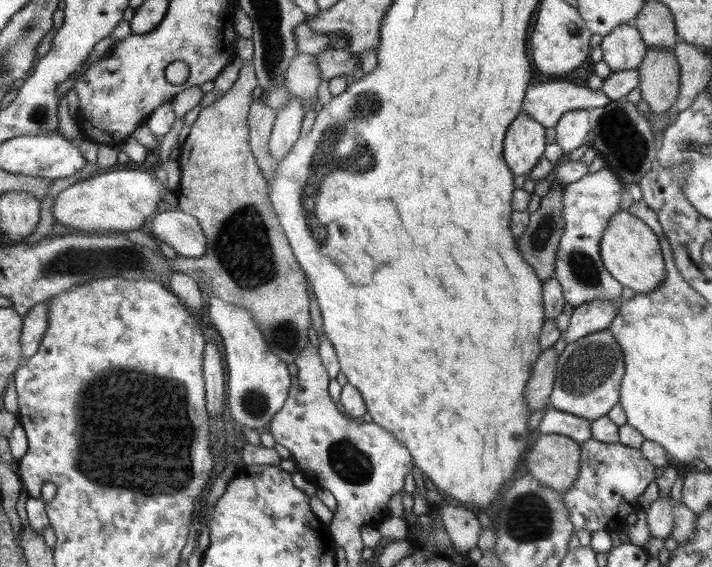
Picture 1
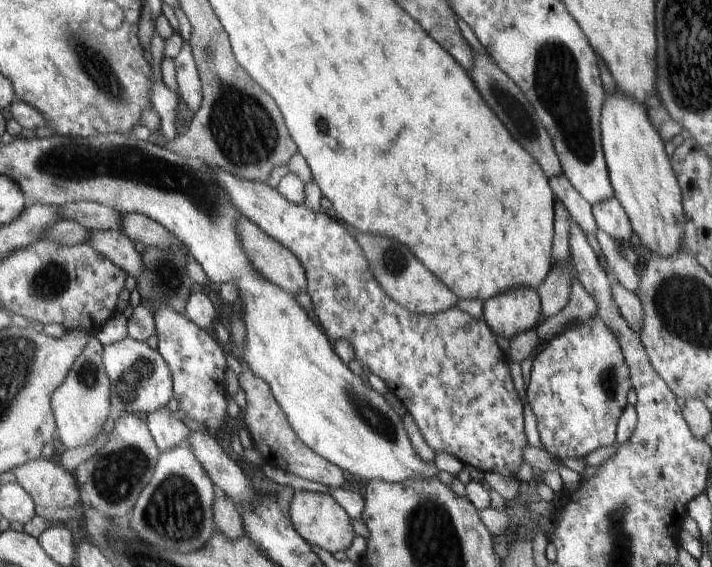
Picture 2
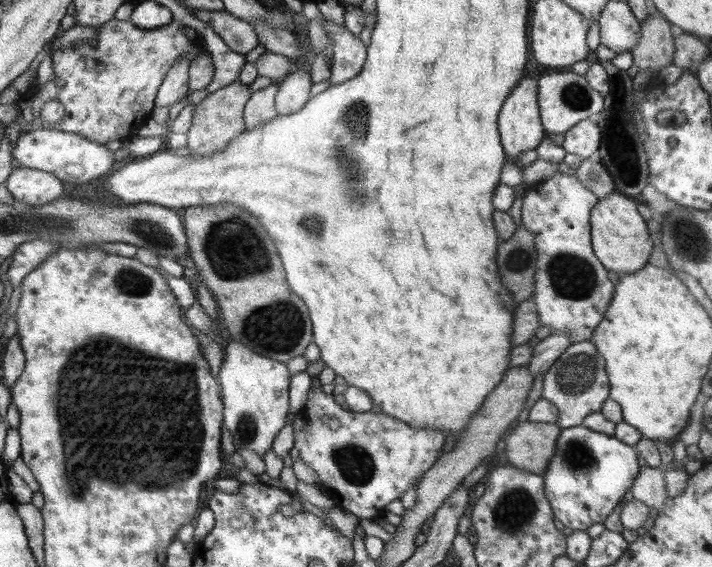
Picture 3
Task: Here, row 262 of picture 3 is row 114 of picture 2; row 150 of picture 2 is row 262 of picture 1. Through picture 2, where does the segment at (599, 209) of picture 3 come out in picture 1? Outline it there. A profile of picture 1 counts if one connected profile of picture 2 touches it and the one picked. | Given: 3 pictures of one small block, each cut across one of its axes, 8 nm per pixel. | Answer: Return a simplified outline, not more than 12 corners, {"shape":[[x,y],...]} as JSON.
{"shape":[[627,210],[600,241],[606,270],[638,294],[666,267],[659,237]]}

